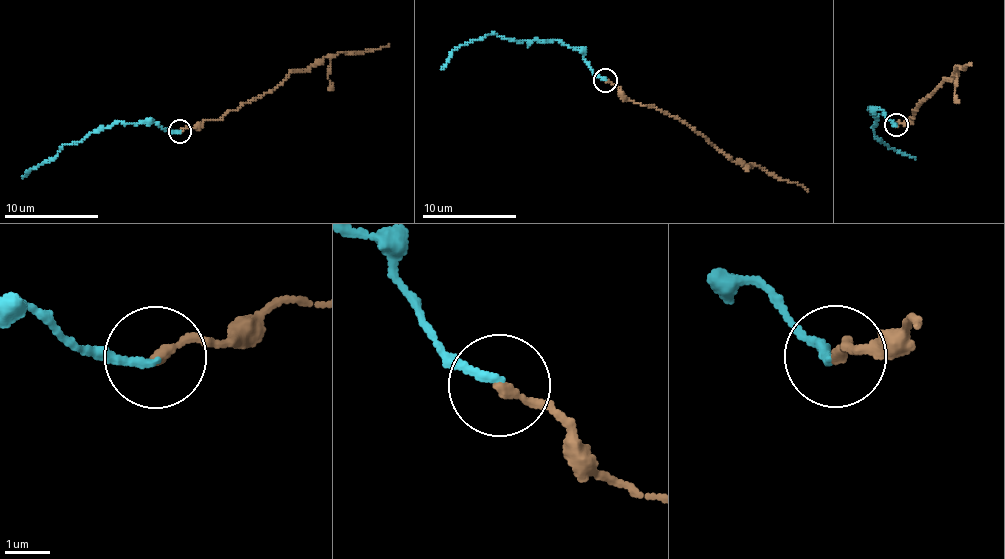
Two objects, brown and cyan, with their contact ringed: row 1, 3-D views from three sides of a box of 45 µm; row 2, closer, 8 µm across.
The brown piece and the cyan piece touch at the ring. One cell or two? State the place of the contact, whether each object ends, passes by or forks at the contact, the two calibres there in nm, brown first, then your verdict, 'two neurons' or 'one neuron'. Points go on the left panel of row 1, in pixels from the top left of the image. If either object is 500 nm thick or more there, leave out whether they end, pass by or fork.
at (180, 131); brown ends there; cyan ends there; 220 nm thick on the brown side, 180 nm on the other; two neurons

